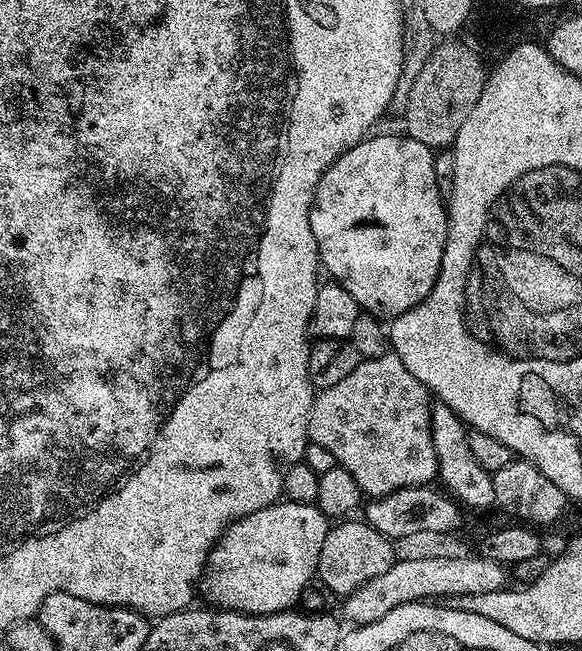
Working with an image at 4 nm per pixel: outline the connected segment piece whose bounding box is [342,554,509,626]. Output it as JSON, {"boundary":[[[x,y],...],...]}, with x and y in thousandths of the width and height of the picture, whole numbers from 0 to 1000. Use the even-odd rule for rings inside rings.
{"boundary":[[[813,851],[813,854],[708,854],[703,860],[687,857],[670,869],[670,876],[663,876],[663,882],[653,882],[649,888],[636,888],[636,894],[629,894],[629,900],[615,900],[615,906],[608,906],[600,916],[589,917],[588,928],[591,928],[593,946],[589,946],[589,951],[593,954],[598,951],[600,960],[617,962],[636,955],[649,955],[649,949],[670,943],[670,937],[677,937],[692,928],[761,925],[770,916],[777,914],[863,908],[875,896],[873,885],[866,879],[871,879],[868,868],[823,851]]]}

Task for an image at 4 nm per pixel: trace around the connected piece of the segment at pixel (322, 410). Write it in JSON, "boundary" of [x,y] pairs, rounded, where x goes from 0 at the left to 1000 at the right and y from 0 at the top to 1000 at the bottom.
{"boundary":[[[679,544],[620,551],[598,579],[565,596],[541,604],[536,627],[529,633],[529,674],[546,685],[560,685],[574,697],[579,714],[601,728],[625,754],[627,763],[644,765],[677,759],[692,750],[720,743],[741,745],[751,736],[749,699],[742,677],[742,622],[739,604]]]}

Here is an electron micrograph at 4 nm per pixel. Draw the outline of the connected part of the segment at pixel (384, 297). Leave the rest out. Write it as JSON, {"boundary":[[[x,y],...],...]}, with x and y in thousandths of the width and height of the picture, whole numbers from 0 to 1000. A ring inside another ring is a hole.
{"boundary":[[[686,206],[687,209],[646,207],[634,207],[601,230],[589,233],[557,263],[543,287],[543,304],[533,329],[533,347],[540,353],[540,372],[546,378],[546,390],[550,392],[555,416],[558,419],[565,418],[570,422],[565,425],[576,435],[586,436],[595,445],[601,445],[608,464],[615,464],[631,484],[648,488],[672,488],[698,482],[698,476],[718,470],[718,464],[725,464],[732,458],[732,452],[739,452],[739,445],[746,445],[746,433],[753,427],[753,415],[759,409],[759,390],[766,384],[770,323],[765,303],[756,301],[753,284],[747,280],[747,238],[744,229],[734,227],[730,221],[704,212],[699,206]]]}

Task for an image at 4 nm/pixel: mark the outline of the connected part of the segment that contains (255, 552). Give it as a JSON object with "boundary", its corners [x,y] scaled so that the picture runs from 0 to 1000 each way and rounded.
{"boundary":[[[476,771],[436,790],[418,793],[412,799],[400,799],[371,831],[361,865],[340,899],[342,908],[347,916],[351,909],[359,929],[393,940],[428,940],[438,946],[455,946],[507,935],[509,920],[543,885],[546,851],[553,851],[553,833],[560,833],[565,810],[565,794],[541,774],[500,771]]]}

